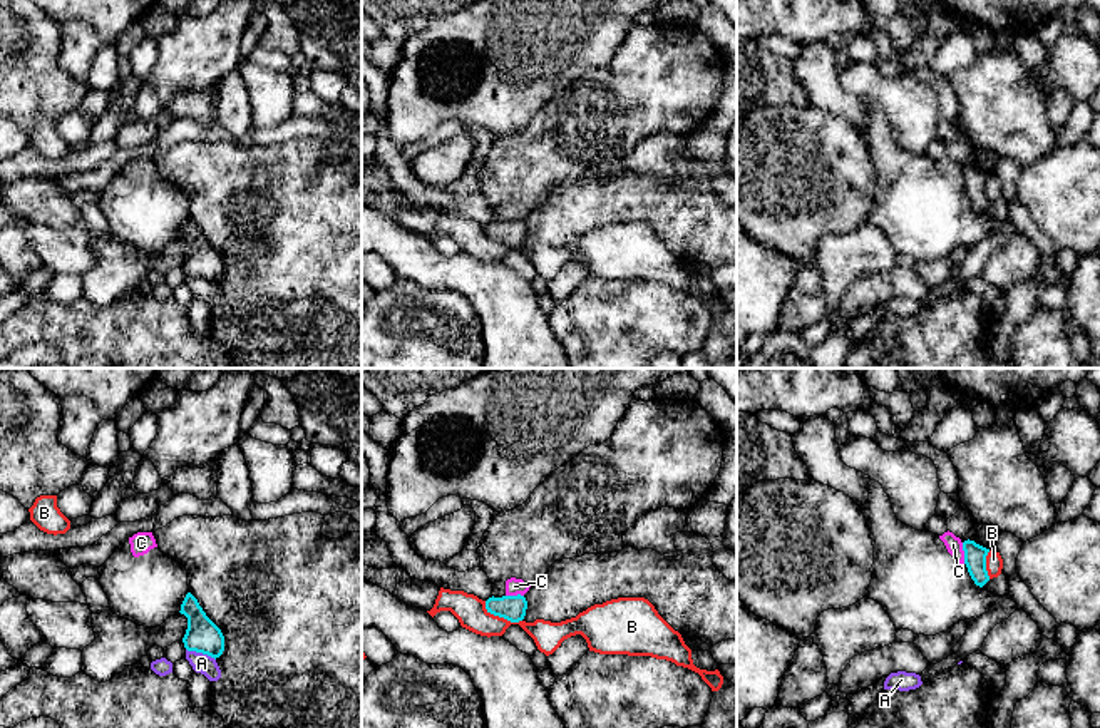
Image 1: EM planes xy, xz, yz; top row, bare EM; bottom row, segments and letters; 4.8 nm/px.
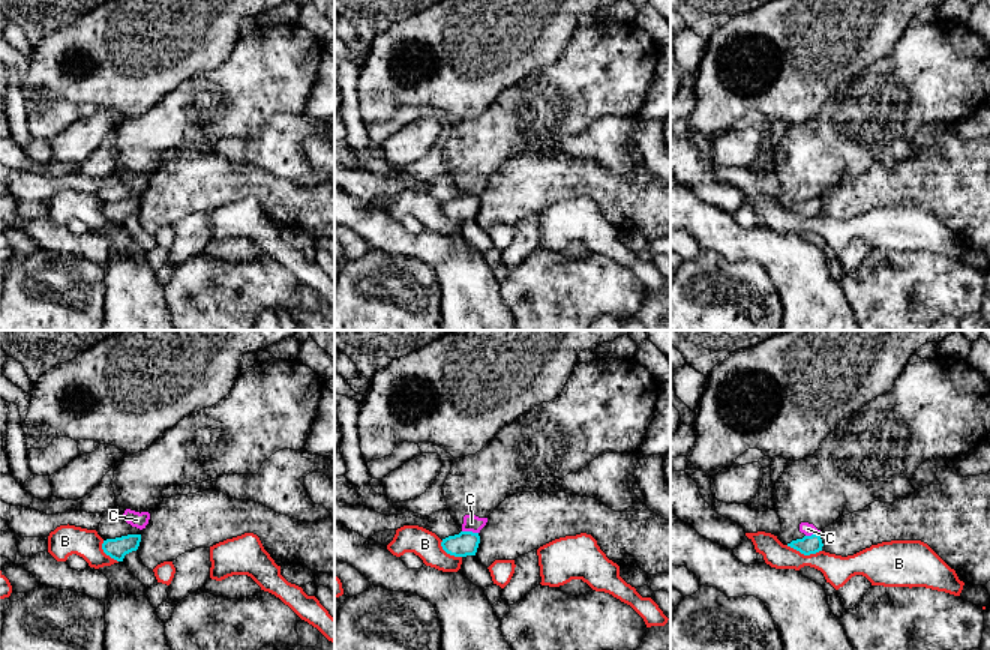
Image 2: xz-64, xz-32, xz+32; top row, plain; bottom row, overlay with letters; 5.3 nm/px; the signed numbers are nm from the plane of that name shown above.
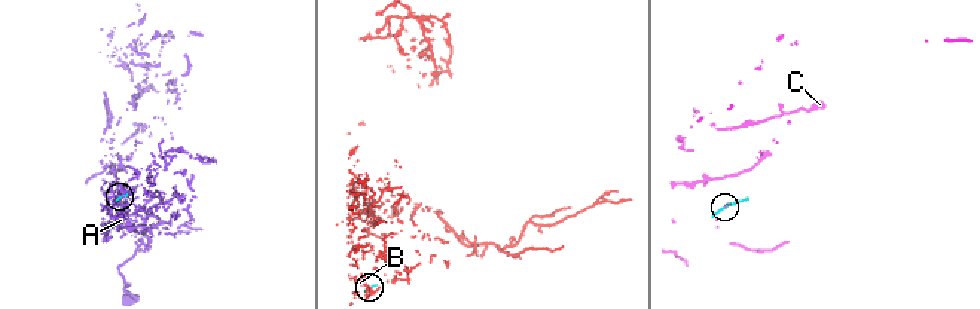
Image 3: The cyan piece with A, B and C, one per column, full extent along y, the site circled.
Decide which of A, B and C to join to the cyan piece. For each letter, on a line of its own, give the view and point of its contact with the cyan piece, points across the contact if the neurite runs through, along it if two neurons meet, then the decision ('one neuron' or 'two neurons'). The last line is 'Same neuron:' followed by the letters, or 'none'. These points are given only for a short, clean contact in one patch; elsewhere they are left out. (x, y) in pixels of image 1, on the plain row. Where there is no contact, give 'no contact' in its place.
A: meets cyan in xy at (201, 276); two neurons
B: meets cyan in xz at (501, 241); border along xz (484, 226), (491, 238), (511, 246), (521, 246); two neurons
C: meets cyan in yz at (965, 178); border along yz (961, 168), (965, 188); two neurons
Same neuron: none

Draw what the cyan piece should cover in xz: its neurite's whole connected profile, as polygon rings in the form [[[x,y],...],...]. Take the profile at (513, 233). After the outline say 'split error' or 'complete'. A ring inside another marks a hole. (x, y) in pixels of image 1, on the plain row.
[[[502,221],[502,223],[489,223],[486,226],[487,238],[504,243],[511,248],[519,248],[526,241],[527,226],[524,221]]]; complete

